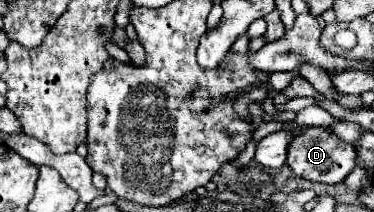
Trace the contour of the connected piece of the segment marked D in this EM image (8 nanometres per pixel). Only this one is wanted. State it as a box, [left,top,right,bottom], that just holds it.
[284,121,356,185]

